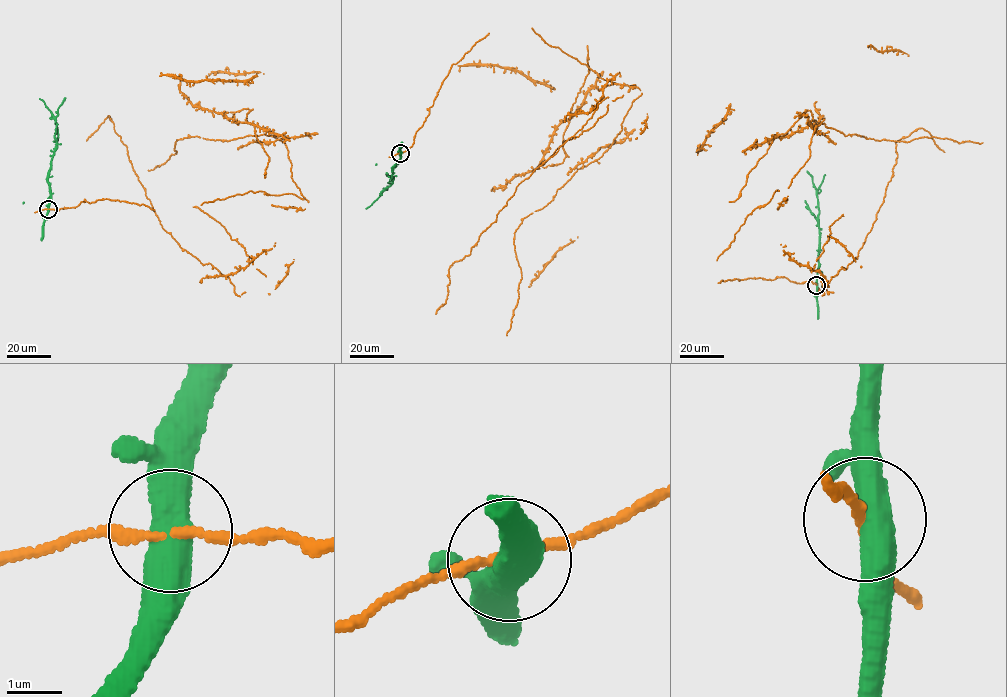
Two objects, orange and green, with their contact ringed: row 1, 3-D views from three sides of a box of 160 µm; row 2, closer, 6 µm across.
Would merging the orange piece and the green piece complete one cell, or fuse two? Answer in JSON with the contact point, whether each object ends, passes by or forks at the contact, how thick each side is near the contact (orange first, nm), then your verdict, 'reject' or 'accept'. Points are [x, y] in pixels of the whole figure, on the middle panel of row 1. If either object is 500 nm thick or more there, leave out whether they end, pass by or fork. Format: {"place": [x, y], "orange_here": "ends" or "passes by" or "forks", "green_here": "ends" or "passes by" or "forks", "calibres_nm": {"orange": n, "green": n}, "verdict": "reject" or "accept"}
{"place": [400, 153], "calibres_nm": {"orange": 140, "green": 550}, "verdict": "reject"}

